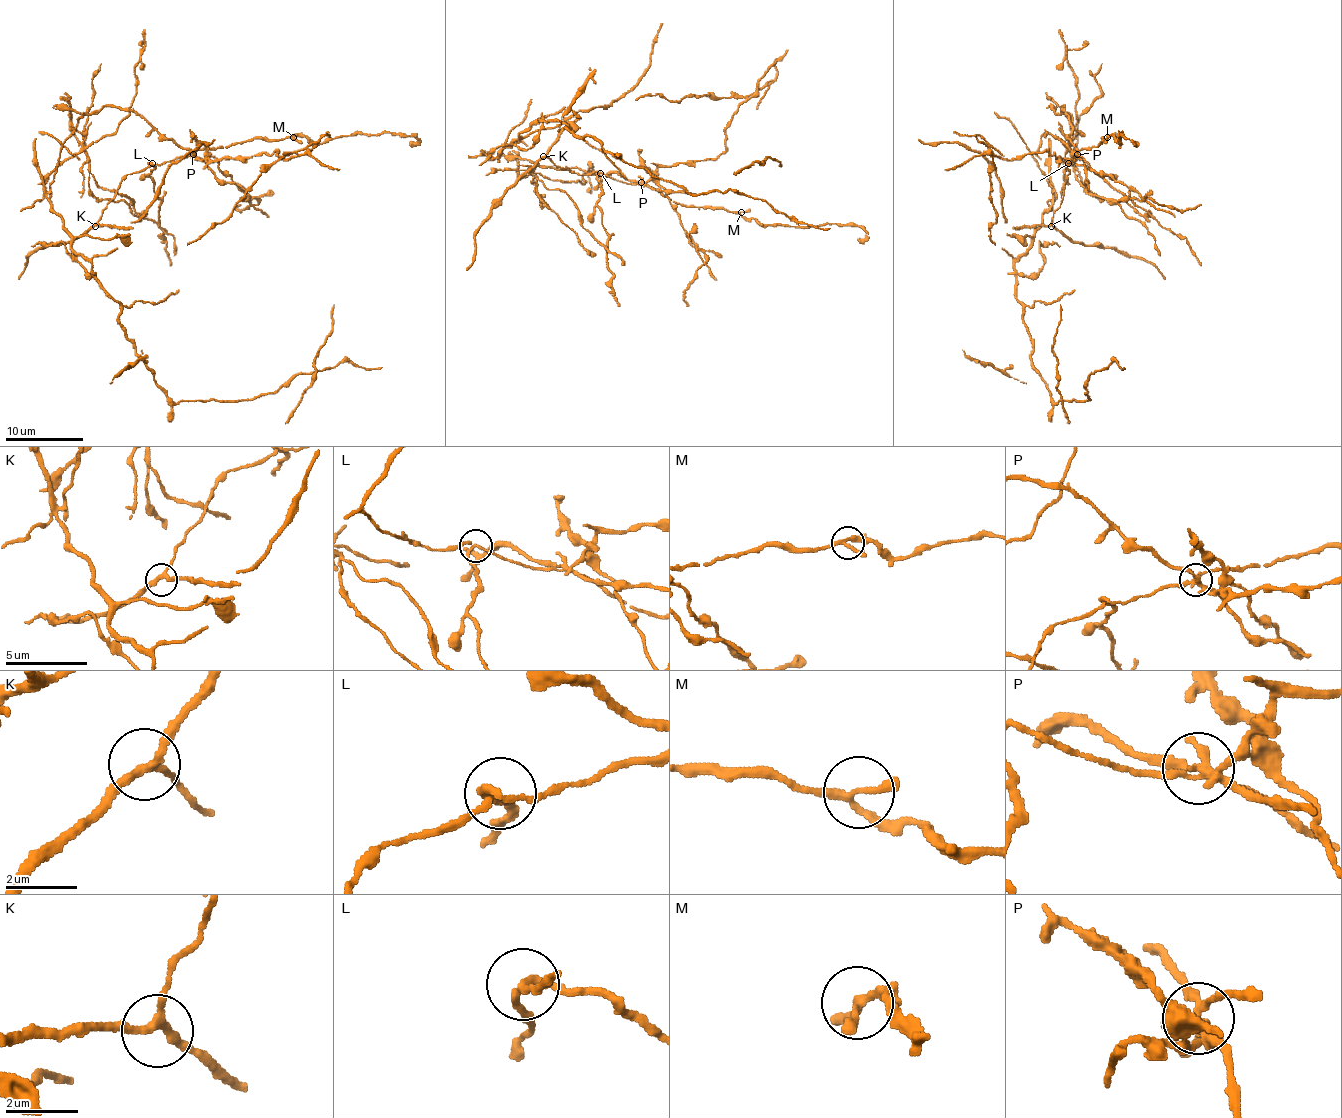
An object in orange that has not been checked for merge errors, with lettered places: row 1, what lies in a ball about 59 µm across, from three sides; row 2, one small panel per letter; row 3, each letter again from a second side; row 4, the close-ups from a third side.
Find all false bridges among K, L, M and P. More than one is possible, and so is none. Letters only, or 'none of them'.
L, P

